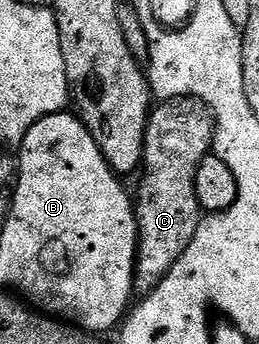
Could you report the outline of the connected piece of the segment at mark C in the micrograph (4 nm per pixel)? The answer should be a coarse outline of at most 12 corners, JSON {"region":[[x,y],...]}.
{"region":[[209,106],[149,112],[135,191],[133,290],[150,295],[191,245]]}

